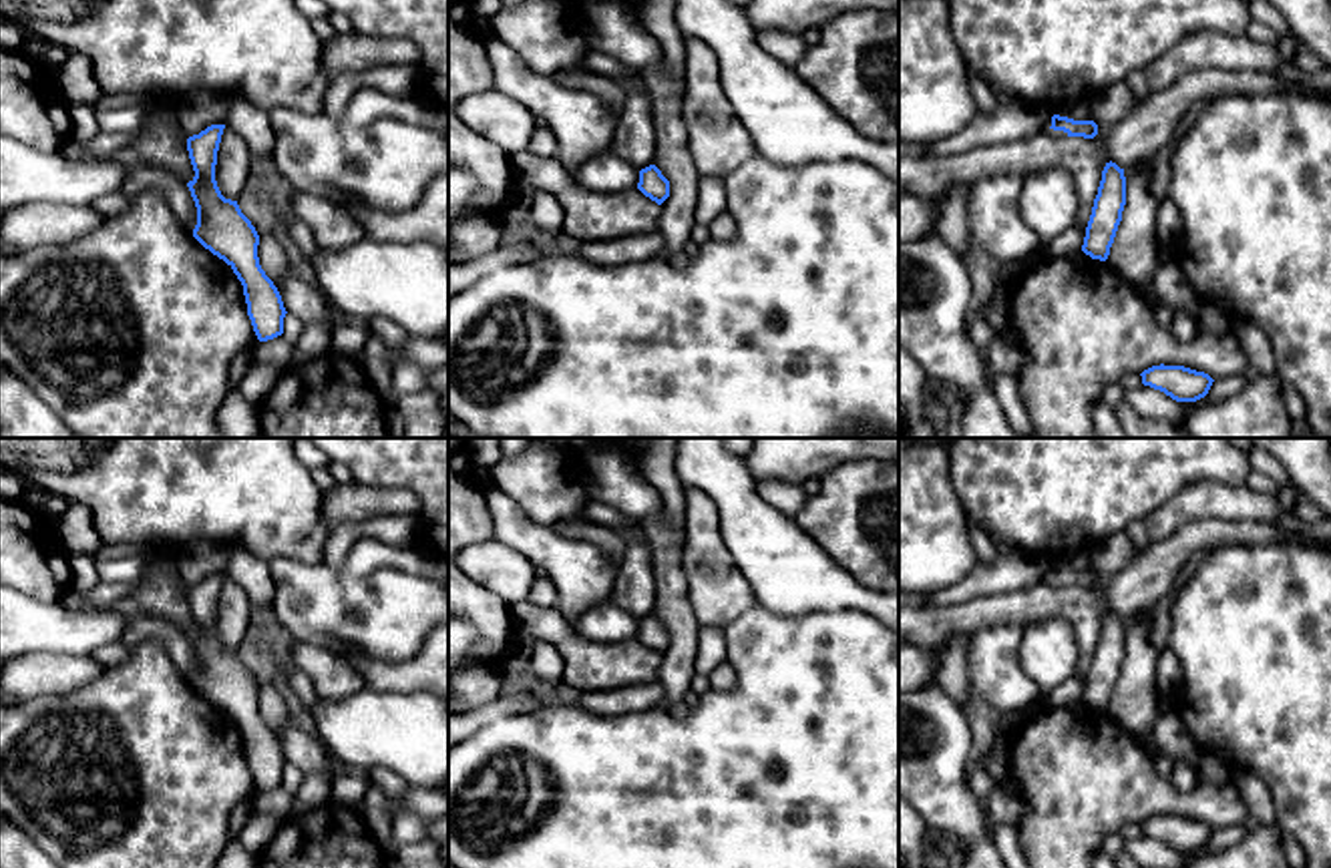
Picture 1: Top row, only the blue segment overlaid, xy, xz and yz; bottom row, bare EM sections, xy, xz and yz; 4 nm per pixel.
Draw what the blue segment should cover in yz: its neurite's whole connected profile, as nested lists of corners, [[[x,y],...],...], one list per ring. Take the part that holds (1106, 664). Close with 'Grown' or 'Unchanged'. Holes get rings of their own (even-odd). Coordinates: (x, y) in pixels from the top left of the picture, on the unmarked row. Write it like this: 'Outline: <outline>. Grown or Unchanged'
Outline: [[[1106,613],[1092,665],[1086,677],[1082,701],[1106,711],[1126,655],[1126,627],[1116,613]]]. Unchanged

